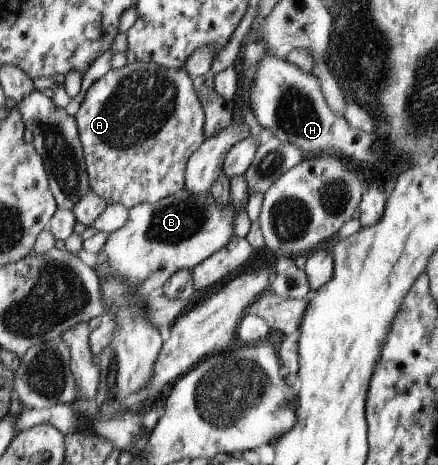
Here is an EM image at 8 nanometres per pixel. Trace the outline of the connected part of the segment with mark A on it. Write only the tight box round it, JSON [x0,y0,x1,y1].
[75,61,205,208]

